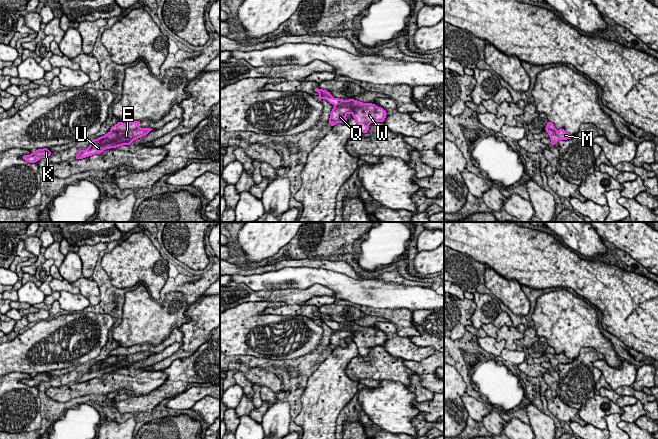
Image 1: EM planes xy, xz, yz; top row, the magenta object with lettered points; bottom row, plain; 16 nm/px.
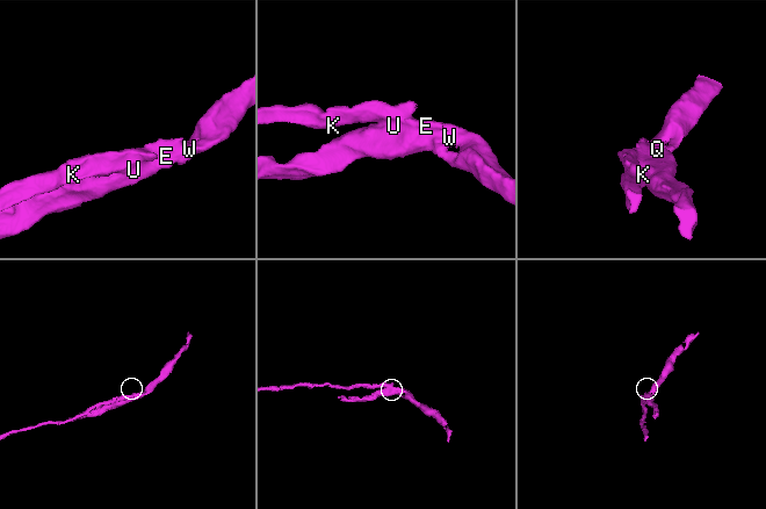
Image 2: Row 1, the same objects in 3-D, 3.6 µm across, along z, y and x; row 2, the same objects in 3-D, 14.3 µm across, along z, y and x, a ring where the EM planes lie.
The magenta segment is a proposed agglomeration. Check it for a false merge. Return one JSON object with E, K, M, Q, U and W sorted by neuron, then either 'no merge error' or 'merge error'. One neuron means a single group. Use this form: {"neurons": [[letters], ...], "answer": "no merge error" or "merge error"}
{"neurons": [["E", "M", "Q", "U", "W"], ["K"]], "answer": "merge error"}

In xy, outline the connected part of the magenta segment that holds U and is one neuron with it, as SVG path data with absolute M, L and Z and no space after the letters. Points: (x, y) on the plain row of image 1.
M137 352L130 355L111 355L106 359L92 364L89 372L86 374L78 374L75 383L82 383L94 378L100 378L105 373L116 372L122 369L131 369L131 366L139 361L147 359L152 352Z

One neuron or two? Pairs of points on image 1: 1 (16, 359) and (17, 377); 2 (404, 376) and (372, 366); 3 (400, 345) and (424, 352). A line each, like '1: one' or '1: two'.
1: two
2: one
3: one

